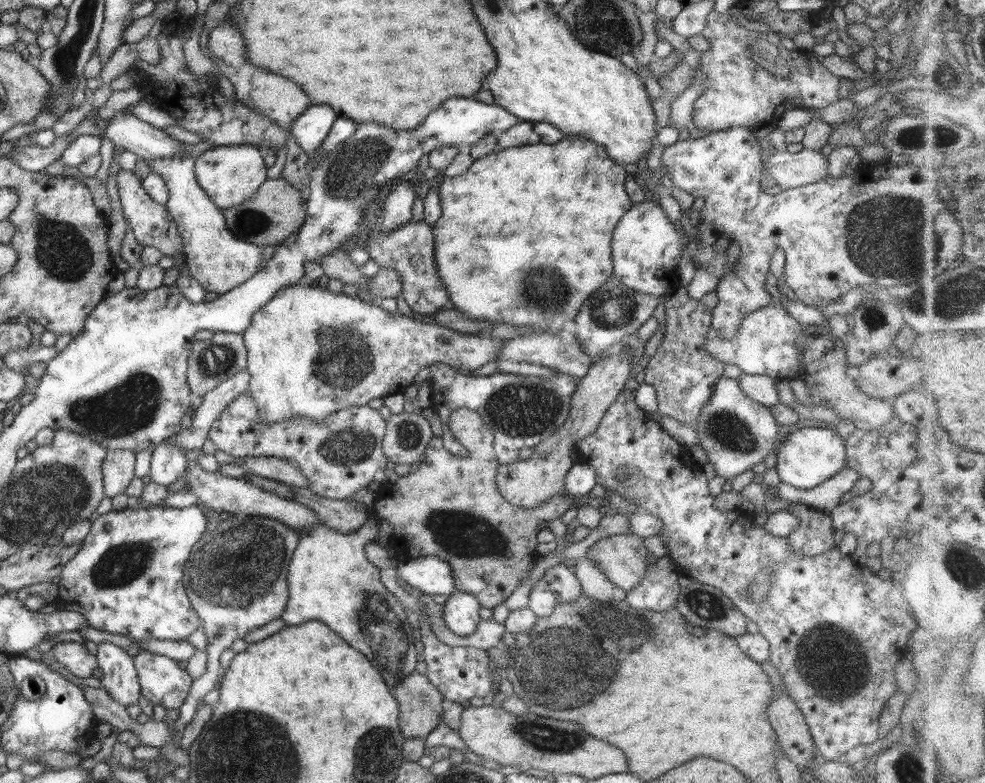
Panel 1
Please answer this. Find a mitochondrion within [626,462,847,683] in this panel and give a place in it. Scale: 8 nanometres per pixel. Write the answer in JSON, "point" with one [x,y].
{"point":[707,607]}

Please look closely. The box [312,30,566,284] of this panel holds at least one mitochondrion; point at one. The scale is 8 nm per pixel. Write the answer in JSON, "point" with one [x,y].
{"point":[353,171]}

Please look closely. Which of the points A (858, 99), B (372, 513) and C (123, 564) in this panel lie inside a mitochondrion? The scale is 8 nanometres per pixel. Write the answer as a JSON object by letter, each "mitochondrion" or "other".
{"A":"other","B":"other","C":"mitochondrion"}

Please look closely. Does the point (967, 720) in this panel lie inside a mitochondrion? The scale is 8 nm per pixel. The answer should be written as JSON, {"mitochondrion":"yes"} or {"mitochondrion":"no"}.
{"mitochondrion":"no"}

